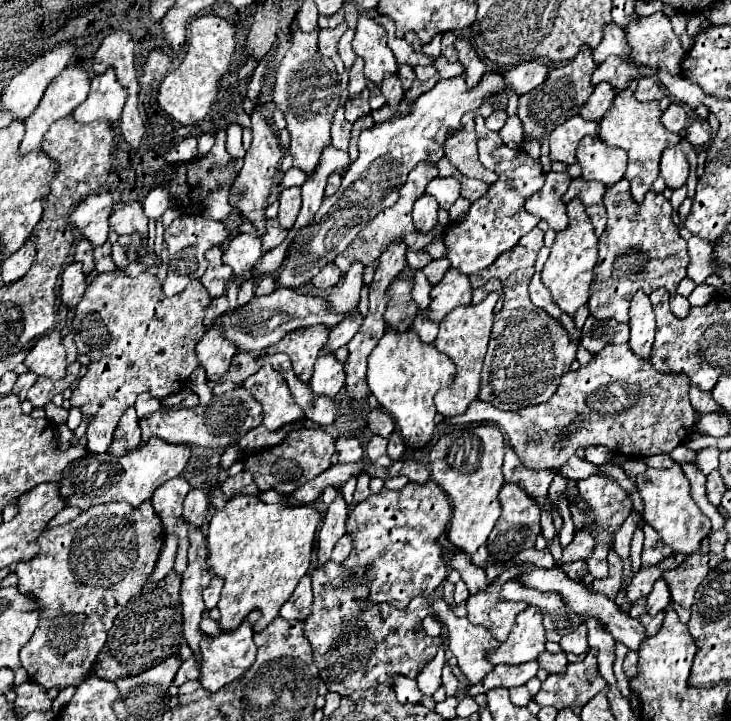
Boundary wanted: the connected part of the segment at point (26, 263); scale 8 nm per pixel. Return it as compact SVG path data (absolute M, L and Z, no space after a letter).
M27 241L25 247L21 247L21 251L17 251L15 255L9 255L5 261L3 261L3 267L1 267L1 279L3 283L15 283L17 279L21 279L23 275L27 275L27 269L31 267L35 259L35 245L31 241Z

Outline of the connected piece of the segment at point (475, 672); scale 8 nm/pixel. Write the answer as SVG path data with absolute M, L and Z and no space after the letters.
M433 599L431 607L435 617L449 631L449 649L457 657L459 669L471 685L477 685L493 671L493 665L487 661L487 651L497 649L499 643L487 629L473 625L465 617L459 619L443 599Z

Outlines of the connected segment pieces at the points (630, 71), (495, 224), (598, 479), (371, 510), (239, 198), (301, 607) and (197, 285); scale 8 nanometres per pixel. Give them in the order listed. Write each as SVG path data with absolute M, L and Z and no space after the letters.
M609 57L605 63L601 63L592 75L593 85L601 82L611 83L615 91L625 91L637 89L639 81L639 69L635 63L623 57Z
M475 119L475 131L477 131L477 145L479 145L479 161L483 167L493 169L499 173L499 181L489 187L489 191L471 203L469 213L457 221L445 227L445 257L451 261L451 267L457 269L463 275L477 273L485 267L489 267L501 253L509 251L519 243L523 235L527 235L533 227L537 227L539 217L525 211L525 201L531 197L539 187L545 183L545 173L541 165L527 155L523 149L511 149L507 147L499 133L493 133L485 127L485 119Z
M591 475L589 479L583 479L577 483L579 487L579 495L581 499L585 501L585 505L589 505L591 513L595 515L595 525L591 525L591 535L595 535L595 551L591 555L591 559L585 559L587 565L589 565L589 571L591 575L595 575L597 579L603 579L607 577L607 551L609 551L609 543L611 543L611 537L615 533L615 529L627 519L627 515L631 513L631 507L633 507L633 501L631 497L627 495L627 491L617 483L613 481L611 477L607 475Z
M411 481L399 491L383 489L379 495L369 495L349 513L347 533L353 537L353 551L343 561L343 567L353 575L355 585L369 585L371 603L389 603L393 607L405 609L417 595L431 597L449 575L449 567L445 565L443 555L445 551L439 545L439 537L445 533L451 521L451 513L451 501L435 481L427 481L423 485Z
M261 105L255 107L255 113L251 115L251 131L253 131L253 143L251 149L245 155L245 163L243 169L239 173L239 177L235 179L235 183L229 189L229 203L231 207L235 207L247 221L253 223L253 227L257 229L257 237L265 235L265 209L269 205L269 195L271 195L271 183L277 171L279 161L283 159L281 147L279 147L279 139L275 135L275 131L271 131L269 123L261 117Z
M305 575L295 593L291 595L289 603L285 603L281 607L281 617L283 619L299 619L299 621L305 621L311 613L311 605L313 605L313 593L311 593L311 577Z
M119 243L113 245L113 261L117 265L115 271L111 273L101 273L97 275L89 287L87 295L81 299L81 303L75 307L75 319L73 319L73 329L75 329L75 343L81 353L85 353L91 363L87 367L87 373L79 381L77 389L71 395L71 405L79 407L81 413L91 413L93 421L87 427L87 449L91 453L105 453L111 445L113 431L125 413L129 405L135 403L139 393L151 393L157 399L163 399L171 393L177 393L183 389L185 381L189 381L189 375L199 367L199 359L195 355L195 347L199 339L205 335L205 309L211 303L211 295L207 289L201 285L201 281L191 281L187 289L171 299L167 299L161 293L159 285L143 285L143 275L139 277L129 277L123 271L127 269L129 261L125 257L125 251Z

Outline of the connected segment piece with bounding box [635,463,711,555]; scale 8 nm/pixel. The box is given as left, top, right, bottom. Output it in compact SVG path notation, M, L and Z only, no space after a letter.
M675 463L671 469L647 469L645 473L637 475L637 487L645 503L643 519L655 527L655 531L661 535L663 543L669 545L673 551L691 555L699 551L701 541L711 531L711 521L701 513L701 509L695 505L689 493L689 481L683 475L683 469L679 463Z

